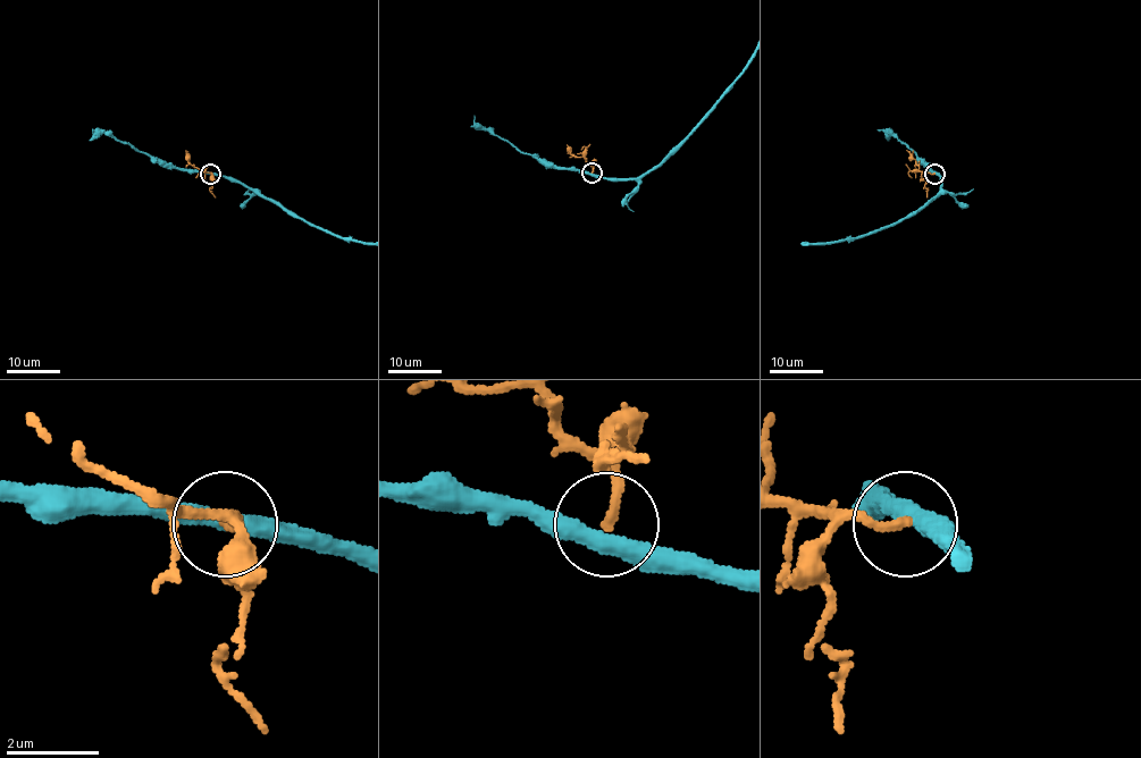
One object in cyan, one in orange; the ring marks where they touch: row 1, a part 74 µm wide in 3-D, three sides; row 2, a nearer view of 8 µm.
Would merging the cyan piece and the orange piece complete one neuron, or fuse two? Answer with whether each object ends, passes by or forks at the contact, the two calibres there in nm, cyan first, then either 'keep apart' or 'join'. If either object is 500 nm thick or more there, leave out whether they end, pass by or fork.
cyan passes by; orange ends there; 400 nm thick on the cyan side, 200 nm on the other; keep apart

